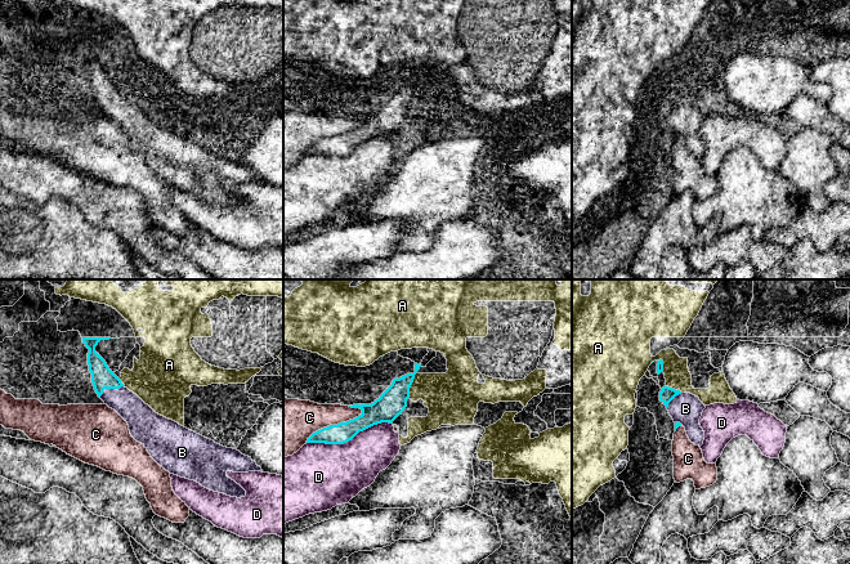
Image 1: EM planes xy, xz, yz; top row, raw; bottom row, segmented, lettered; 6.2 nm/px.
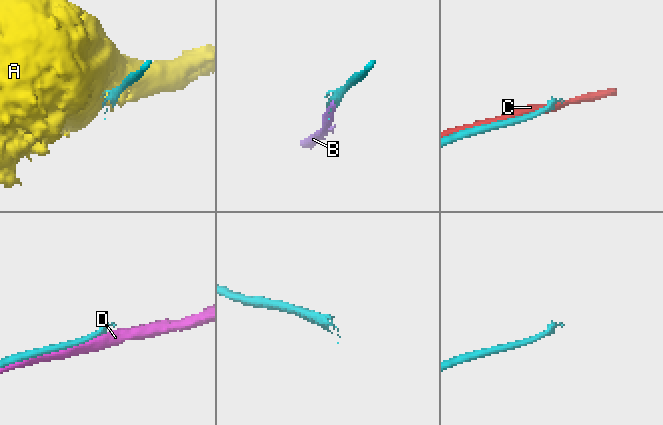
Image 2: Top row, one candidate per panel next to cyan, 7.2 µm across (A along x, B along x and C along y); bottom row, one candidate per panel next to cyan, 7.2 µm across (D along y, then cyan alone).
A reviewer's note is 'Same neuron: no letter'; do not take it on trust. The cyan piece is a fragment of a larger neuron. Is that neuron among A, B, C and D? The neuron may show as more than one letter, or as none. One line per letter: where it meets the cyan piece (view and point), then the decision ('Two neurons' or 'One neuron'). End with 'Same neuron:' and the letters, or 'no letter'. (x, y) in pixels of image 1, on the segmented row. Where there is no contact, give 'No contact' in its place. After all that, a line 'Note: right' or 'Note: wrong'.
A: Touches cyan at xz (411, 384). Two neurons
B: Touches cyan at xy (110, 388). One neuron
C: Touches cyan at xz (334, 425). Two neurons
D: Touches cyan at xz (348, 441). Two neurons
Same neuron: B
Note: wrong

